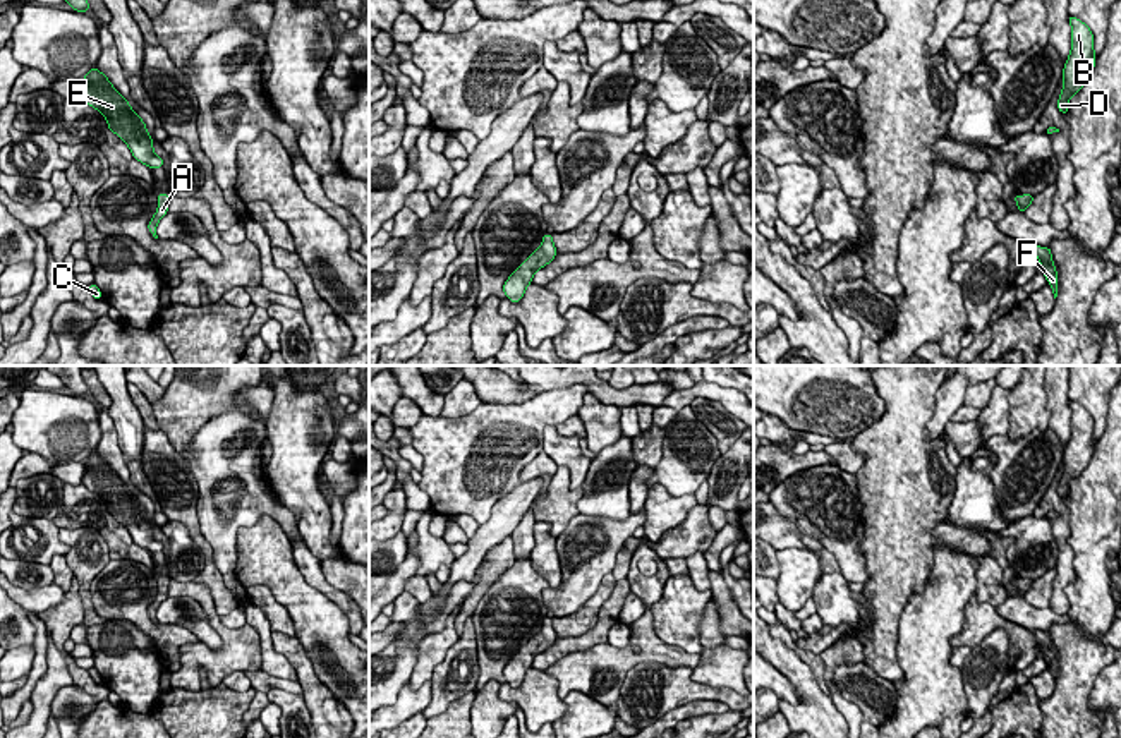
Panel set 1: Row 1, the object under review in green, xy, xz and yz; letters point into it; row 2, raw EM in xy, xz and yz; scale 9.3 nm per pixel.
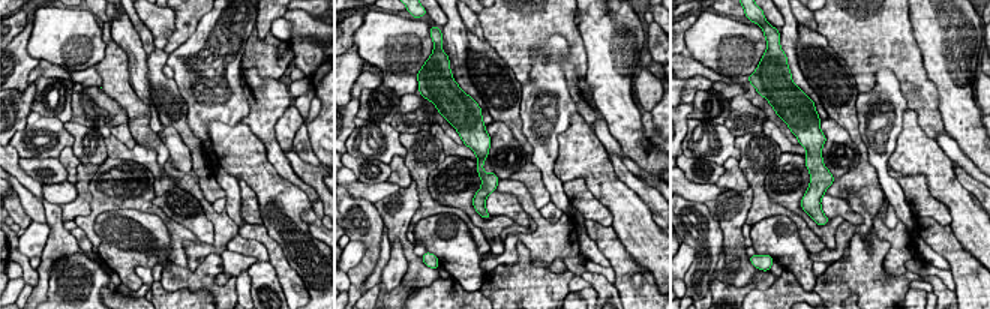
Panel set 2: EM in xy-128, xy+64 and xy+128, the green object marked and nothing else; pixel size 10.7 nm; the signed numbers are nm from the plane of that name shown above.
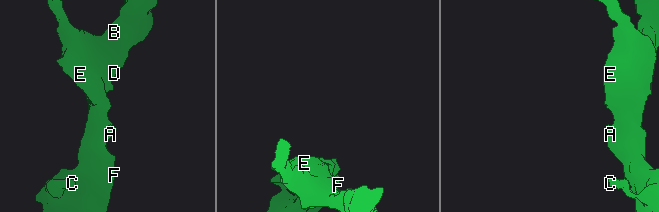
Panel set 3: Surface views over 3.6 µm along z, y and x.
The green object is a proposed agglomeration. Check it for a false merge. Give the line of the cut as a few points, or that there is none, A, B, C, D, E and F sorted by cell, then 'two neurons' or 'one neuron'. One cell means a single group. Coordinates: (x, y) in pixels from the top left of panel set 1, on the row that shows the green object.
no cut | A B C D E F | one neuron

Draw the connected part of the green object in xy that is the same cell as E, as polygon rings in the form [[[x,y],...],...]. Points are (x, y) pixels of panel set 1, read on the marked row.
[[[94,65],[82,79],[86,81],[82,100],[106,118],[108,129],[129,146],[134,160],[151,170],[163,166],[163,158],[155,154],[153,137],[148,134],[146,124],[108,77]]]

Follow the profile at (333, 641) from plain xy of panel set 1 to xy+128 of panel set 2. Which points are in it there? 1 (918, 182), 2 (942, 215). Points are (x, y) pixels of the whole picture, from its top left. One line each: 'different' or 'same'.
1: different
2: different

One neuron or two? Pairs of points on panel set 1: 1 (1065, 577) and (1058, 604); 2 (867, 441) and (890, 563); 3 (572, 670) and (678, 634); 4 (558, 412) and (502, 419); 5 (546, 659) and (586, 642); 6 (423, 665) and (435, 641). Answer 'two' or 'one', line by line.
1: one
2: one
3: two
4: one
5: one
6: one

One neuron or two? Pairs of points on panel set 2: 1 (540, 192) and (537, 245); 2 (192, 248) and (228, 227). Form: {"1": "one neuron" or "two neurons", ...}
{"1": "two neurons", "2": "one neuron"}

